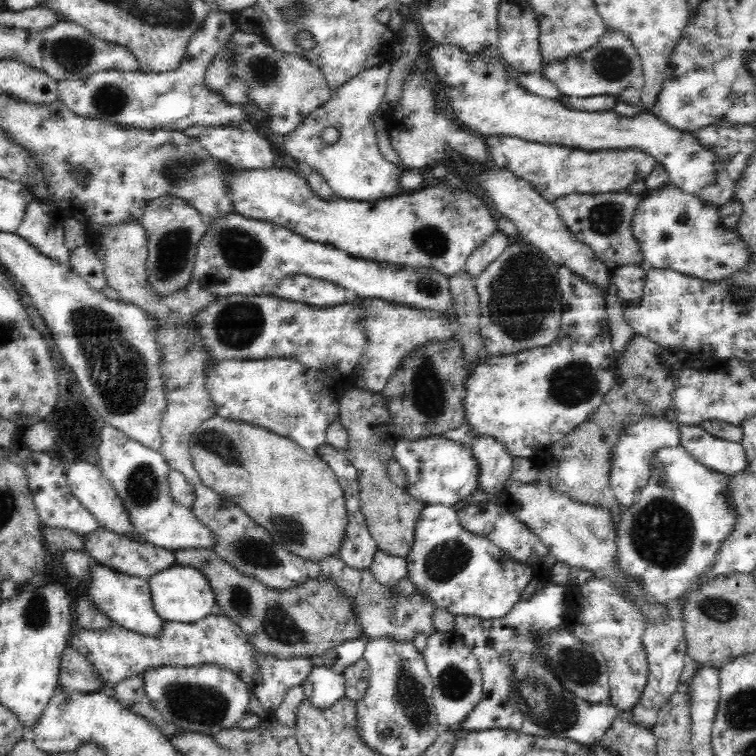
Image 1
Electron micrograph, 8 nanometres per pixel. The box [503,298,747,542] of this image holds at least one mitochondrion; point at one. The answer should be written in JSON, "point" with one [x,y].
{"point":[574,382]}

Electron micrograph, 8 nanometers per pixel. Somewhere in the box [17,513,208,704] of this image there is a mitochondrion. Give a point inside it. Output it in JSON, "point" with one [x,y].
{"point":[35,614]}

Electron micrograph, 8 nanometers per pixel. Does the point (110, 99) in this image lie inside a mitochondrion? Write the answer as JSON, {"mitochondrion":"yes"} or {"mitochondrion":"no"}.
{"mitochondrion":"yes"}

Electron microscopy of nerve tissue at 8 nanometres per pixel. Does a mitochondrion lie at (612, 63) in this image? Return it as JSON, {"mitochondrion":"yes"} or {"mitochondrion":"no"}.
{"mitochondrion":"yes"}

